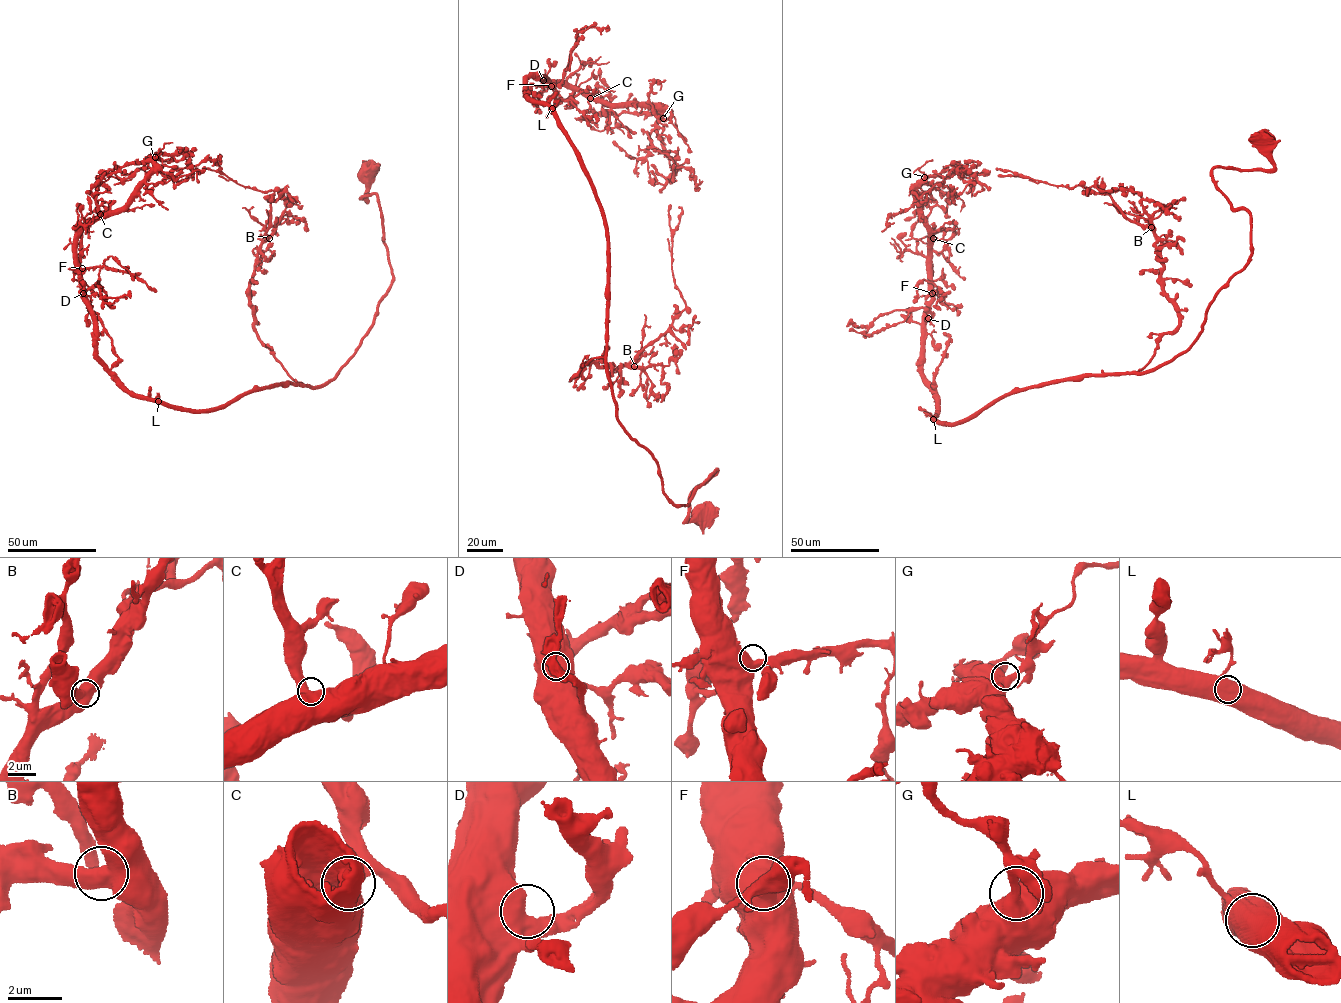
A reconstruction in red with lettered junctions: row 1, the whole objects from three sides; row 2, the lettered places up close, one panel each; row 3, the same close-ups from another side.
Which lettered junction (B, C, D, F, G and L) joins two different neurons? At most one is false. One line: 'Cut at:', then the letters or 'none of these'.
Cut at: none of these

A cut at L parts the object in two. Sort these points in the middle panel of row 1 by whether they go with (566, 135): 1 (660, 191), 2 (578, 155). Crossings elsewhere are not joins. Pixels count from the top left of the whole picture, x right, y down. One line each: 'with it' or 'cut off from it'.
1: cut off from it
2: with it

